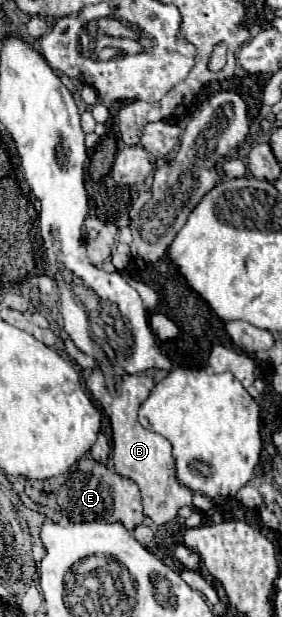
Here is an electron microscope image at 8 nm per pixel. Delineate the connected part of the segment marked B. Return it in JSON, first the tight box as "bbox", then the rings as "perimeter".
{"bbox":[86,362,192,526],"perimeter":[[[98,362],[98,370],[94,370],[92,376],[86,380],[86,388],[110,416],[114,470],[120,476],[126,476],[138,484],[144,504],[144,516],[148,516],[158,526],[172,522],[182,506],[192,504],[192,490],[176,478],[172,444],[164,436],[146,430],[138,422],[138,408],[154,388],[154,378],[148,374],[130,376],[120,368],[104,366]]]}

